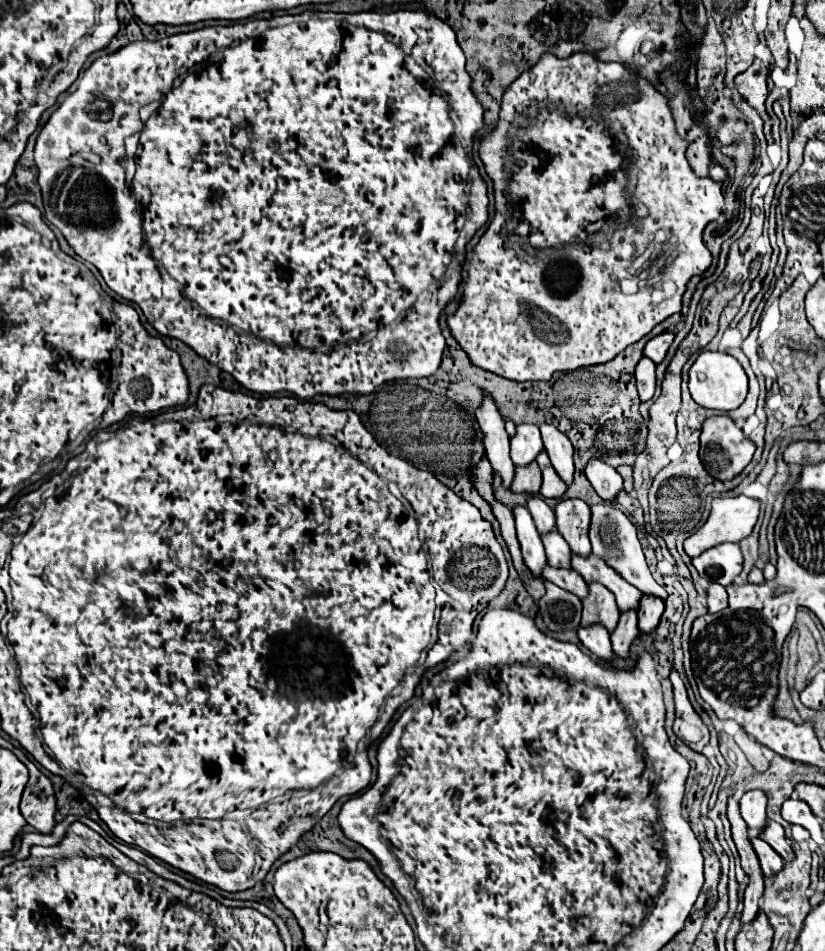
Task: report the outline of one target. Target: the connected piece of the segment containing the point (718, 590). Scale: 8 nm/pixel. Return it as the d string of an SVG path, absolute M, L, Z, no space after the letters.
M709 584L707 594L709 594L709 600L707 600L709 612L719 612L719 610L727 608L727 592L721 584Z

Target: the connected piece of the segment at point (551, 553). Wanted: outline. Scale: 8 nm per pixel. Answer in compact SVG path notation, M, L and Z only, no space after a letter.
M553 530L545 536L541 536L541 540L545 544L549 564L553 564L555 568L569 568L569 556L573 556L573 552L571 552L569 544L565 542L565 538Z

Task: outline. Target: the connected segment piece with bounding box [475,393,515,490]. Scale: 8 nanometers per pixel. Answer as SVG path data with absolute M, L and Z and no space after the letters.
M484 393L483 404L481 408L477 408L475 418L479 422L481 432L485 434L483 442L485 442L487 460L491 462L495 476L501 478L503 488L509 490L515 472L515 466L509 458L509 436L505 432L505 424L501 420L497 405L489 394Z

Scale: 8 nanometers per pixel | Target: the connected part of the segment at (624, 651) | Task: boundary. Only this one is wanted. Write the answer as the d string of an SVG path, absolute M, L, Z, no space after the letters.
M625 612L619 618L619 624L615 628L615 632L611 634L611 644L617 656L621 658L629 658L631 652L631 644L639 638L639 628L637 628L637 612Z

